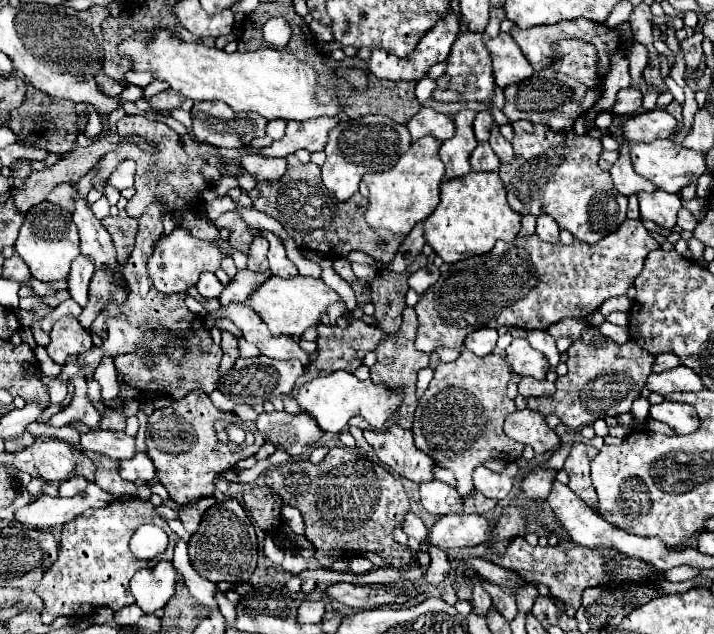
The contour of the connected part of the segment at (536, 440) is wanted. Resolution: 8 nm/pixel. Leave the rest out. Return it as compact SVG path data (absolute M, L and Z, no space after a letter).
M517 410L505 418L505 434L525 446L531 446L535 454L543 454L559 446L559 436L547 426L545 416L533 410Z

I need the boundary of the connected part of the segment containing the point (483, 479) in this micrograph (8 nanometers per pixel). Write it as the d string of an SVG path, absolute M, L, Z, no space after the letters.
M509 462L505 466L503 472L491 472L487 470L485 466L479 466L473 474L473 482L475 482L475 490L483 492L487 498L493 498L493 500L503 500L511 486L513 486L513 480L515 480L515 474L519 472L519 466L515 462Z

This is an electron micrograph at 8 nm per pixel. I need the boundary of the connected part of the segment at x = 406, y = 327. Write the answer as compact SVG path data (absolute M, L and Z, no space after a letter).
M405 308L403 310L403 324L399 328L397 334L385 338L377 348L375 348L375 354L377 354L377 362L371 366L371 380L373 382L385 382L385 384L391 384L391 388L399 388L399 390L405 390L405 402L399 406L399 410L393 414L391 422L389 424L397 424L401 428L411 428L411 422L413 422L413 412L417 408L417 398L415 398L415 380L417 380L417 372L425 366L429 366L429 356L425 356L423 352L417 352L413 348L413 336L415 336L415 330L417 330L417 316L415 316L415 310L413 308Z

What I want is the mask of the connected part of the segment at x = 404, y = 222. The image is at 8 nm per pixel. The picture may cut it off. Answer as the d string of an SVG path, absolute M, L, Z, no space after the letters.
M435 138L415 140L391 170L363 176L363 182L369 188L369 208L367 208L369 226L385 228L391 230L393 234L405 236L417 222L423 222L437 208L439 186L443 182L443 164L437 154L439 148L441 140Z

